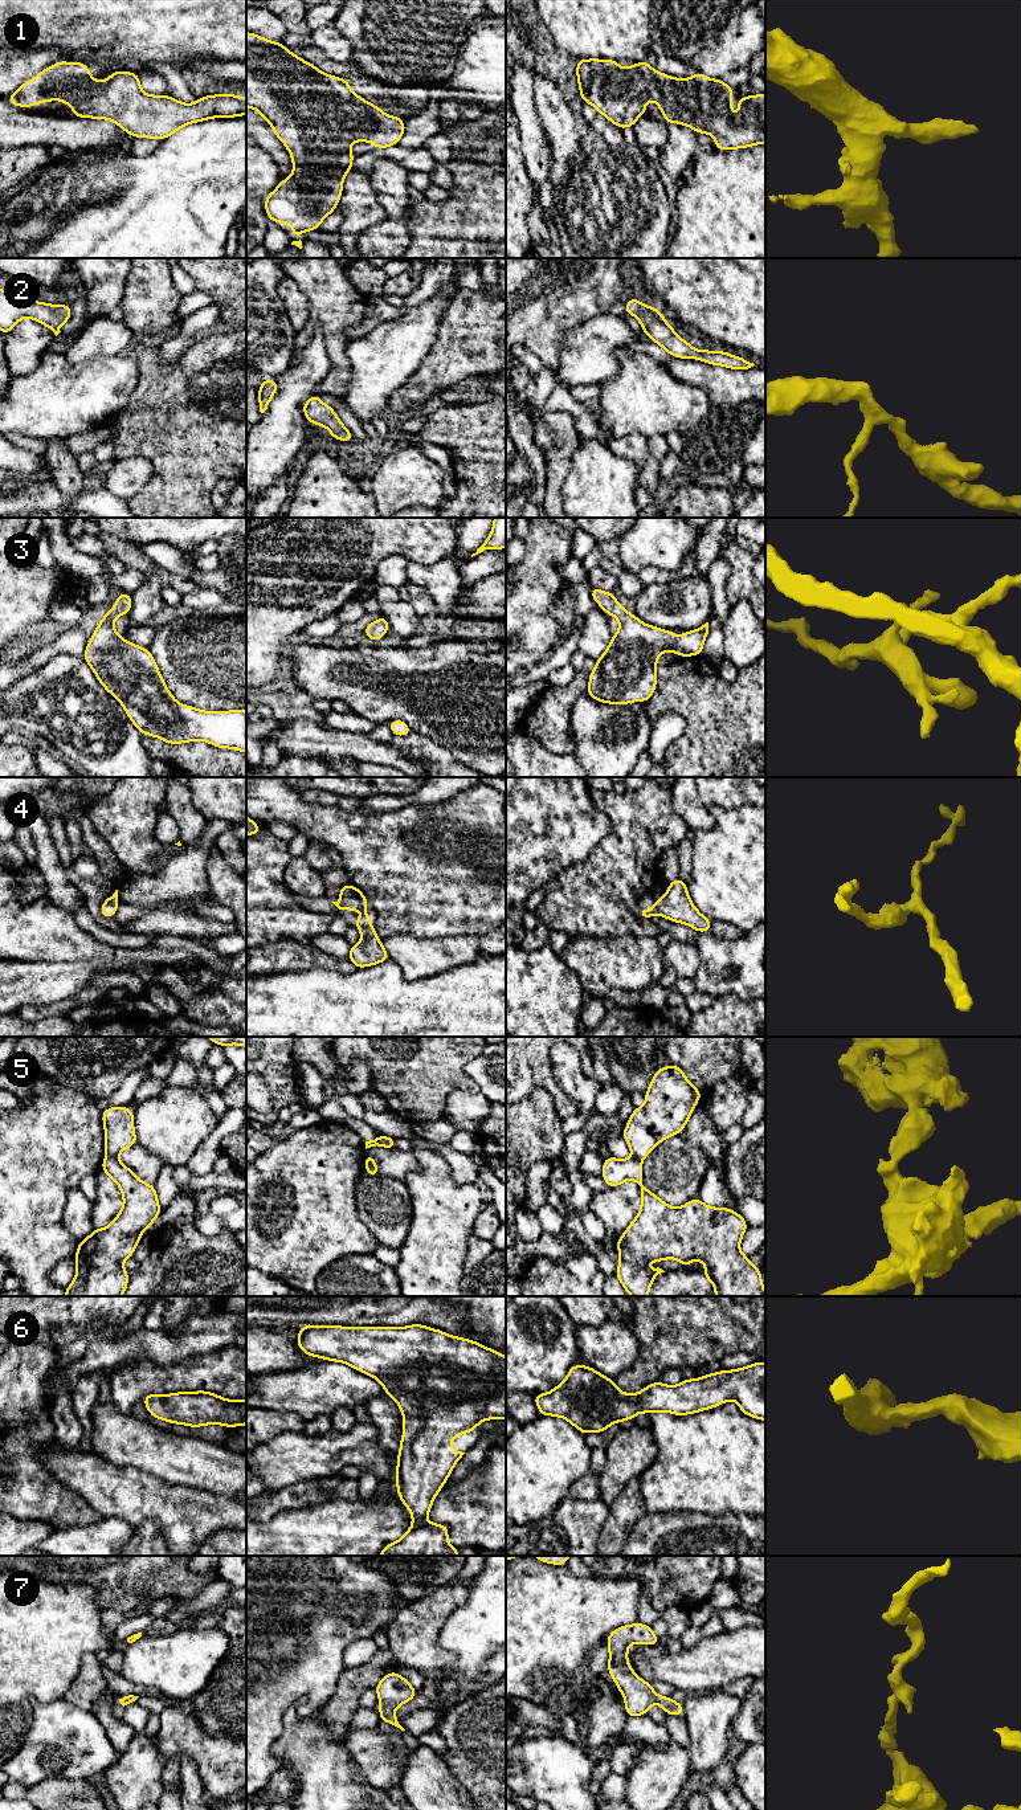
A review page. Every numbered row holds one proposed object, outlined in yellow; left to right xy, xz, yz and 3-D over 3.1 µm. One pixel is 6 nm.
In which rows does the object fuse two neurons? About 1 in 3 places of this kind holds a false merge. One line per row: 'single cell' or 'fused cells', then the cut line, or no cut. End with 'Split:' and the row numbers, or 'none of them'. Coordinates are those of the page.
1: single cell; cut none
2: single cell; cut none
3: single cell; cut none
4: single cell; cut none
5: fused cells; cut xy (106, 1156), (117, 1157)
6: single cell; cut none
7: single cell; cut none
Split: 5

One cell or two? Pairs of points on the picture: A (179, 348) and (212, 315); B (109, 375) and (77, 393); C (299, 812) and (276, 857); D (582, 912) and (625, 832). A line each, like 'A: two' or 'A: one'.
A: one
B: one
C: two
D: one

